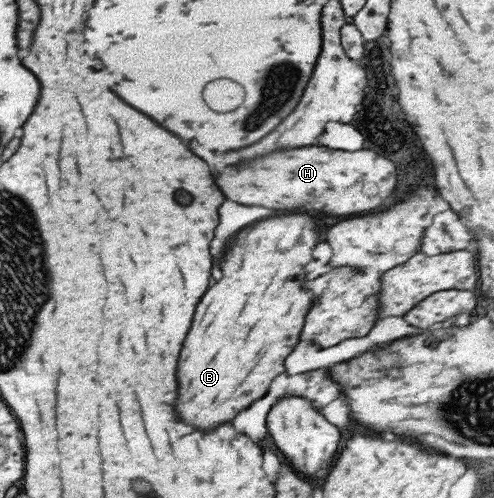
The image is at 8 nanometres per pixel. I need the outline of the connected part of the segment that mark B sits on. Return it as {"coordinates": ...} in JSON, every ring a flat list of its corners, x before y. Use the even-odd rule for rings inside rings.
{"coordinates":[[289,212,261,220,251,228,239,230,229,242,219,260,221,278,207,288,195,306,191,328,179,352,175,370,179,402,175,406,175,412,179,412,183,424,189,424,203,432,229,422,235,412,247,408,253,400,263,396,271,380,283,372,283,360,297,344,303,320,311,304,309,291,303,288,303,266,311,260,311,250,315,244,315,218,307,212]]}

